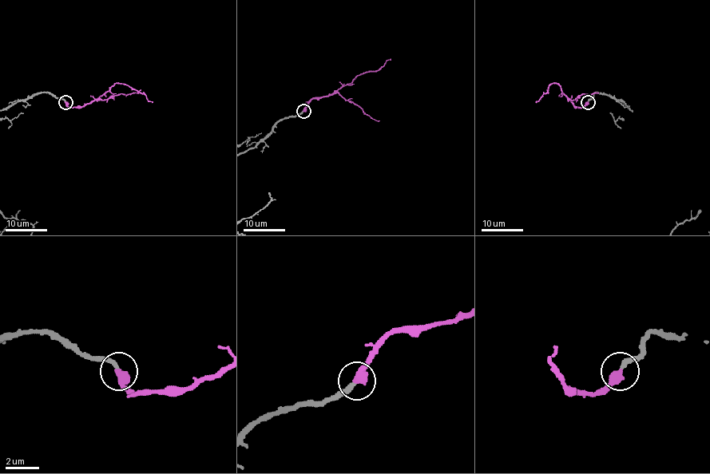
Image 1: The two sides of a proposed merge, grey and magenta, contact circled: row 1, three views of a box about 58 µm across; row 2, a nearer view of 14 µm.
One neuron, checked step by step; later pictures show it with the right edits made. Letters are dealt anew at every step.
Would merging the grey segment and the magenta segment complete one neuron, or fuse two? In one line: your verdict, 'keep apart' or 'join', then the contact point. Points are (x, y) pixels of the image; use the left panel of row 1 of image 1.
join; at (65, 102)

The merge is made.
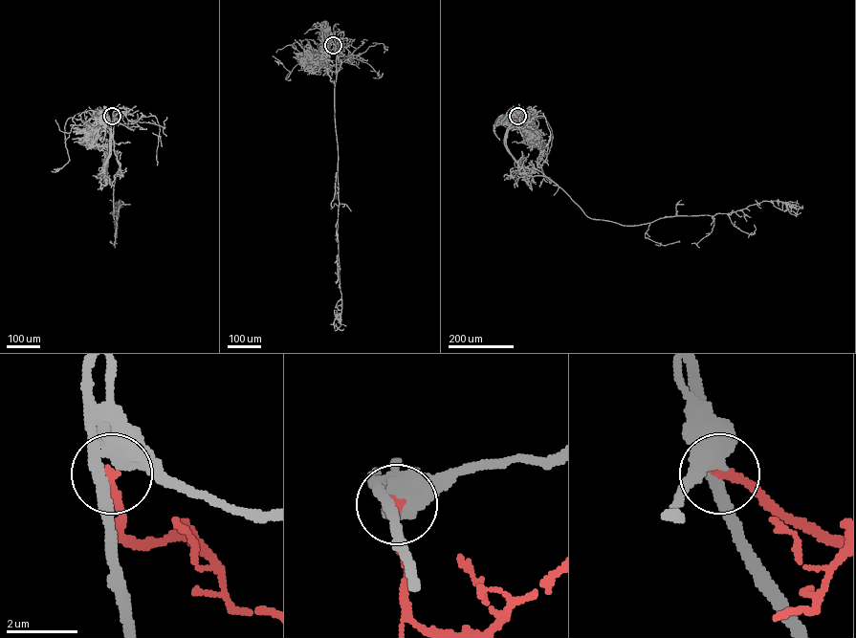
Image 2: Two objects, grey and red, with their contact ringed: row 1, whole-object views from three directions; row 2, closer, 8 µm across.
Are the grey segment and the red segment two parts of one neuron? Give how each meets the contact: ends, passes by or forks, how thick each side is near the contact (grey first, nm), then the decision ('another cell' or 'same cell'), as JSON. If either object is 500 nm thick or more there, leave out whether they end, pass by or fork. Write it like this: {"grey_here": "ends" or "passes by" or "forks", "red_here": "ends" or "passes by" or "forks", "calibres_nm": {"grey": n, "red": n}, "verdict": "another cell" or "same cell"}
{"grey_here": "forks", "red_here": "ends", "calibres_nm": {"grey": 400, "red": 240}, "verdict": "another cell"}

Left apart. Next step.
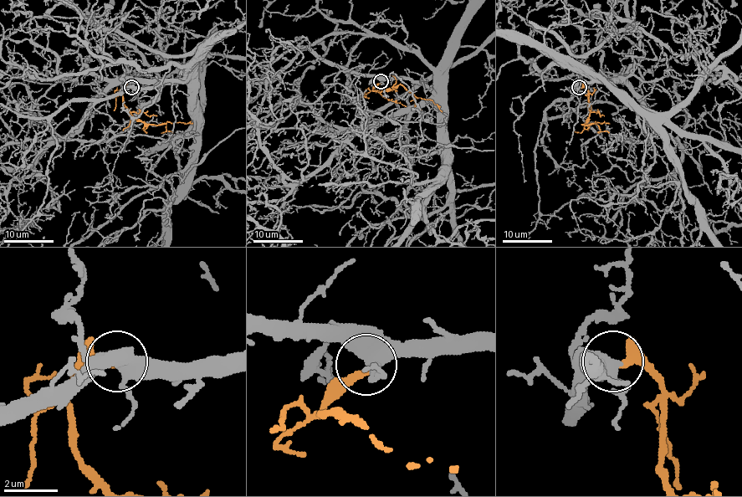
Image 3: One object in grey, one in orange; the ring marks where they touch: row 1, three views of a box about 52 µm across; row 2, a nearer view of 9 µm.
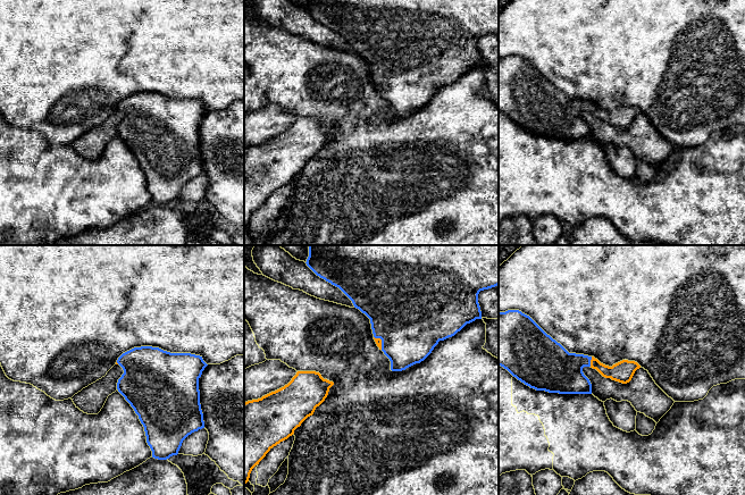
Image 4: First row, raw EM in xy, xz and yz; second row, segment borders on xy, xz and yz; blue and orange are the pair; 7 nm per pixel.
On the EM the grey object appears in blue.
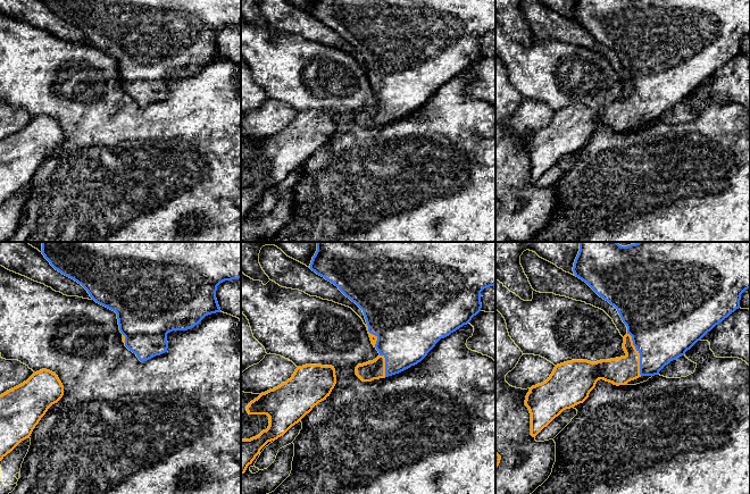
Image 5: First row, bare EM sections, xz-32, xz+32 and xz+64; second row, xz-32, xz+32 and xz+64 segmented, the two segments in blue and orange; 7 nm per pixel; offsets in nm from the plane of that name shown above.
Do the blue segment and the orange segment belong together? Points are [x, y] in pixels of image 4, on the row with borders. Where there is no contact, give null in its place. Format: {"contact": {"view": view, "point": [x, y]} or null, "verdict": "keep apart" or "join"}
{"contact": {"view": "yz", "point": [589, 361]}, "verdict": "join"}

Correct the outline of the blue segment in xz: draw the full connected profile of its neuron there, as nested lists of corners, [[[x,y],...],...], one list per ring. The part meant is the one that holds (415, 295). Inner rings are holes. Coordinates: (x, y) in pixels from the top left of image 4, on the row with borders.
[[[309,245],[305,263],[317,276],[338,287],[352,301],[354,308],[370,319],[374,339],[390,359],[392,371],[402,371],[420,363],[440,341],[454,336],[467,324],[482,319],[478,294],[499,285],[499,245]]]

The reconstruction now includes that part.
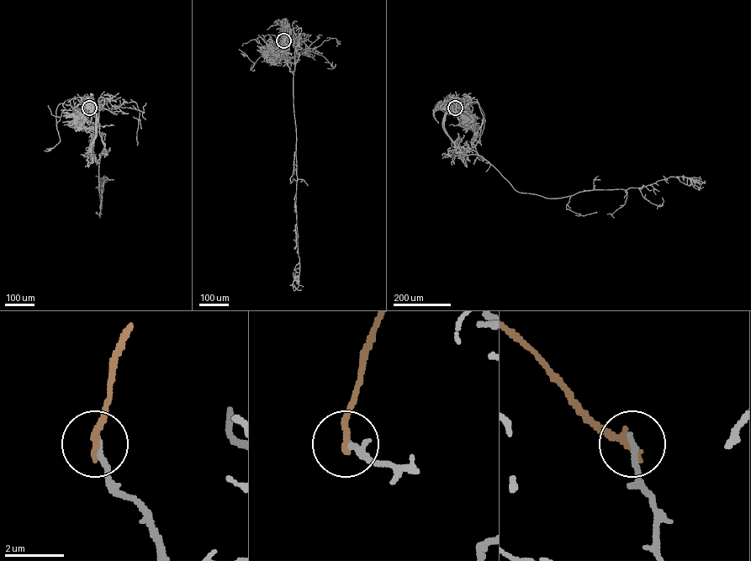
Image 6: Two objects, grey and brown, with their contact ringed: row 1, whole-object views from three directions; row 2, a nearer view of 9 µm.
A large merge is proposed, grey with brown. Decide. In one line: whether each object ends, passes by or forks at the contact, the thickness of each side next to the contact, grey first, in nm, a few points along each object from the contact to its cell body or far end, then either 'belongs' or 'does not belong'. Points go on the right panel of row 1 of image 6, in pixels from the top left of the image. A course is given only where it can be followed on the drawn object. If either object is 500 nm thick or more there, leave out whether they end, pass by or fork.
grey ends there; brown ends there; 190 nm thick on the grey side, 280 nm on the other; grey runs (455, 108), (455, 111), (465, 117), (471, 113), (473, 107), (465, 95); brown runs (455, 108), (443, 97); does not belong

